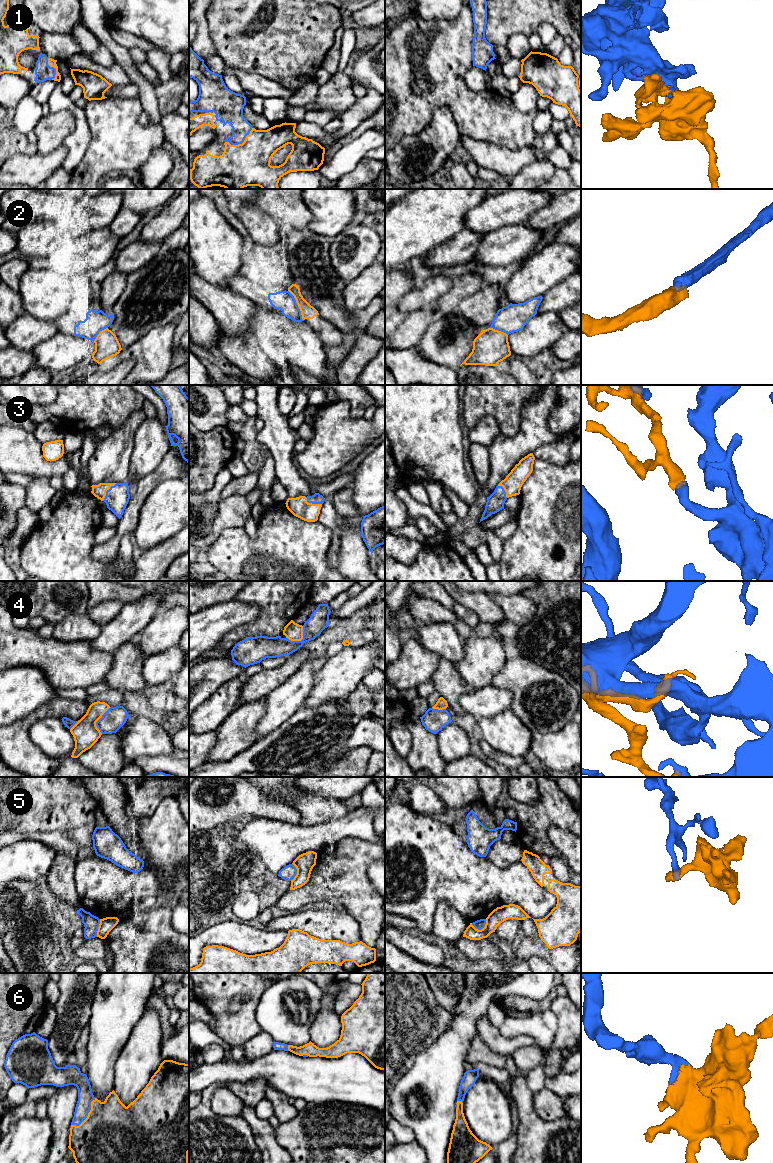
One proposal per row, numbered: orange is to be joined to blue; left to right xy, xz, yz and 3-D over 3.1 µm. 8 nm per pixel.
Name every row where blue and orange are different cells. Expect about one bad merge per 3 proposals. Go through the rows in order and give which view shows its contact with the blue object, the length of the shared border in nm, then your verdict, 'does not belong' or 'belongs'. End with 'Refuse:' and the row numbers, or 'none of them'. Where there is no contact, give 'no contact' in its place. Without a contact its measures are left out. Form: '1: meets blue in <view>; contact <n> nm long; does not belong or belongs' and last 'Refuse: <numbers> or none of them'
1: meets blue in xz; contact 220 nm long; belongs
2: meets blue in xz; contact 280 nm long; does not belong
3: meets blue in xy; contact 180 nm long; belongs
4: meets blue in xz; contact 170 nm long; does not belong
5: meets blue in yz; contact 130 nm long; does not belong
6: meets blue in xy; contact 300 nm long; belongs
Refuse: 2, 4, 5

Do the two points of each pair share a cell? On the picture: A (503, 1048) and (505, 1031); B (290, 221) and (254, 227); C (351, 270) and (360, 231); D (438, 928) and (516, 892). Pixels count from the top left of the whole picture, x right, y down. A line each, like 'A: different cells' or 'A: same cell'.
A: different cells
B: same cell
C: same cell
D: different cells

